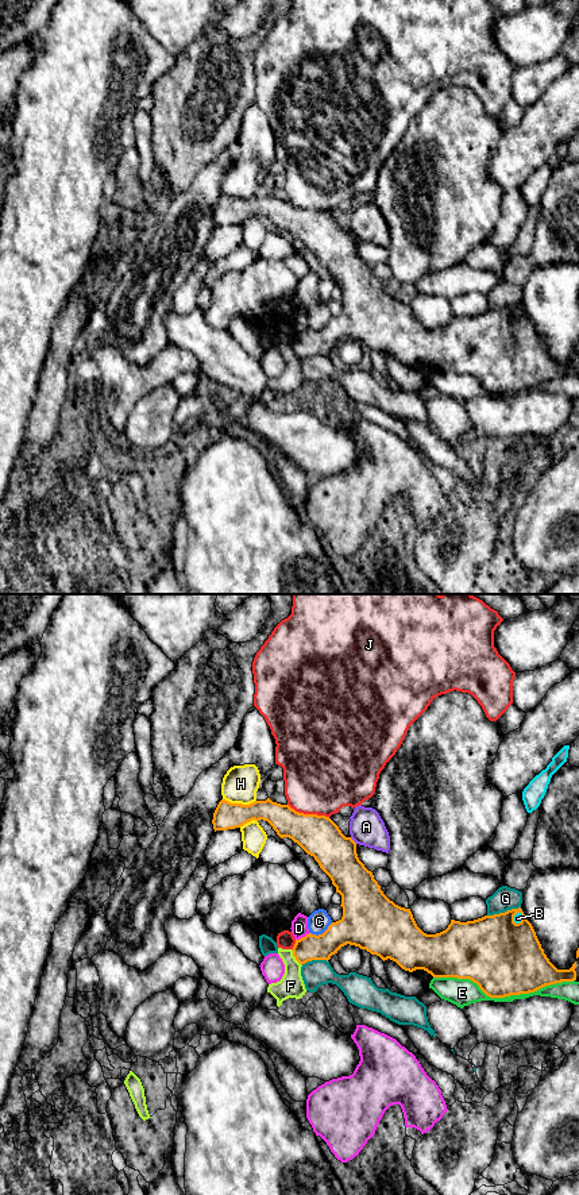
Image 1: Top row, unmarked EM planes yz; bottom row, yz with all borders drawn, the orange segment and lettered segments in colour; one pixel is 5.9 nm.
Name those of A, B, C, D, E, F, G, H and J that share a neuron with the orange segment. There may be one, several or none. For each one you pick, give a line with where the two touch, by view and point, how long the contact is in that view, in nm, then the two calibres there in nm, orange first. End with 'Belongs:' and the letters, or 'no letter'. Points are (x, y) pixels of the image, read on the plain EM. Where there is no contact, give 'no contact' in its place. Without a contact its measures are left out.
Belongs: no letter

